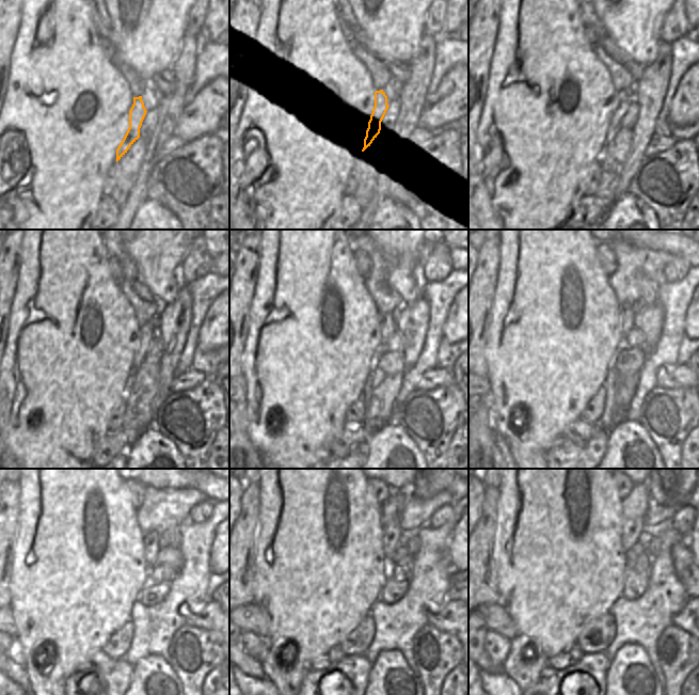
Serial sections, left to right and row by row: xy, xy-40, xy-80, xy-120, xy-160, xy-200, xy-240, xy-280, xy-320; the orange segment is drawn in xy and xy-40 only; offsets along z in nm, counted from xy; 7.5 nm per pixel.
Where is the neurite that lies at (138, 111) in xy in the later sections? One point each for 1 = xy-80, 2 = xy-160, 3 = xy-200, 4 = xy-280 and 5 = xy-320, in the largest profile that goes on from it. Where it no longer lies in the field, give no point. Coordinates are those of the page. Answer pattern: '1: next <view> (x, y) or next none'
1: next xy-80 (622, 100)
2: next xy-160 (388, 327)
3: next xy-200 (628, 313)
4: next xy-280 (393, 505)
5: next xy-320 (634, 507)

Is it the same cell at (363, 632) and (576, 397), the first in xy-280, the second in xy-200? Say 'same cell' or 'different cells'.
different cells

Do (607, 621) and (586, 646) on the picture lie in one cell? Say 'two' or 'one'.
one

